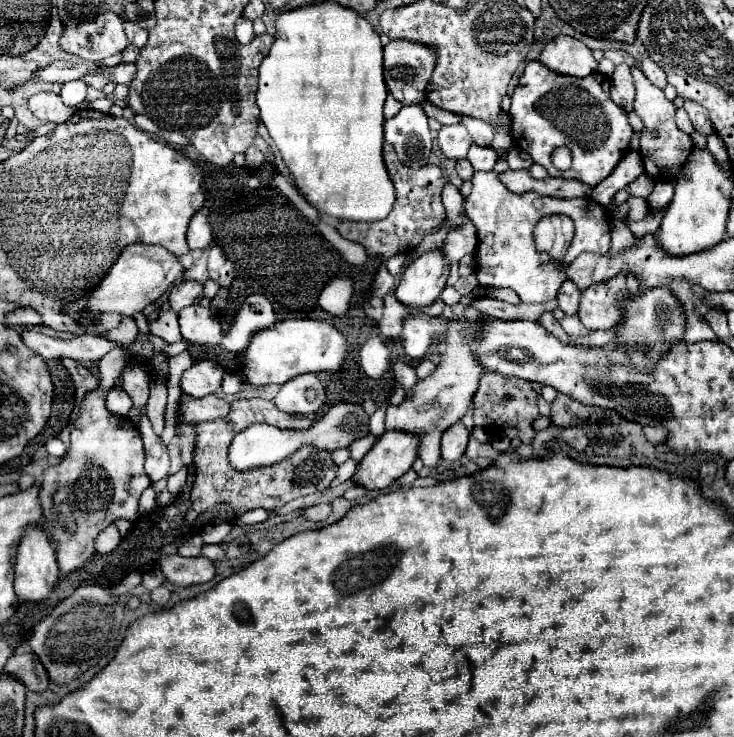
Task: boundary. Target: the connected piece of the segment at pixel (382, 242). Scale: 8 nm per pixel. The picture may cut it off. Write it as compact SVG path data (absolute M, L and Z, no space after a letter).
M384 143L384 163L396 185L396 203L394 203L390 215L384 221L374 221L374 223L340 221L336 229L344 239L360 243L368 255L380 255L384 259L390 259L394 255L414 251L428 233L432 233L436 227L442 225L444 205L440 199L440 193L442 193L442 187L446 181L444 181L442 169L438 165L424 165L420 169L406 167L404 163L398 161L396 151L388 143Z

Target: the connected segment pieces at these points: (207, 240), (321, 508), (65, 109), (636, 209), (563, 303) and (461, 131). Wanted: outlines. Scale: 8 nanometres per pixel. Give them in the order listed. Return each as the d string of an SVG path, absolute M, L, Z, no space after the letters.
M200 211L190 219L186 239L188 239L188 247L190 249L206 249L206 247L210 247L212 231L210 231L208 219Z
M312 505L312 507L308 507L308 509L304 509L304 515L308 517L308 519L312 519L312 521L322 521L322 519L326 519L328 515L332 513L332 505Z
M56 93L32 95L28 101L28 109L32 111L34 117L50 123L64 123L76 113L76 109L64 105Z
M628 197L628 219L634 219L634 221L640 221L648 215L650 207L646 205L646 199L642 197Z
M564 281L564 285L560 285L560 293L556 295L556 301L558 307L564 311L564 315L576 315L580 303L580 289L572 281Z
M442 125L438 131L438 145L448 159L464 159L472 145L472 137L462 125Z

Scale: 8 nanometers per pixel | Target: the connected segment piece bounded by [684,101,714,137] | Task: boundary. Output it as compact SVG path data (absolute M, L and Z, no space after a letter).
M686 101L686 103L684 103L684 109L686 109L686 113L688 113L688 117L690 117L690 121L692 121L692 125L694 125L694 129L696 129L698 133L702 133L702 135L706 135L706 137L714 133L714 127L712 127L712 123L710 123L708 111L706 111L702 105L698 105L696 101Z

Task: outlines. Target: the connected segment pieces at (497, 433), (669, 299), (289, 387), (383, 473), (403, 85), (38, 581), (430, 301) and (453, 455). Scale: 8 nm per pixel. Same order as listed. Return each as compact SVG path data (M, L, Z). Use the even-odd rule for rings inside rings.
M484 373L484 377L480 377L472 419L474 425L480 425L490 437L518 437L522 443L530 445L536 435L532 423L538 415L538 393L528 385L528 381L518 377L502 377L498 373Z
M668 285L640 289L636 295L624 293L618 305L622 311L622 323L616 327L616 339L618 339L616 347L626 349L636 369L640 369L642 373L652 373L652 369L656 369L656 365L662 361L668 349L676 341L680 341L686 333L684 307Z
M312 373L286 381L274 399L274 403L280 411L302 413L302 415L318 413L318 409L324 405L324 401L326 401L326 391L324 391L320 379Z
M386 431L358 463L352 479L368 489L384 489L412 467L418 449L420 437L416 433Z
M390 41L384 45L384 81L402 105L424 101L424 89L434 71L434 53L414 41Z
M28 525L16 553L14 591L20 601L42 601L60 575L54 549L42 525Z
M434 249L420 255L404 269L394 295L406 309L420 311L436 303L438 295L446 287L446 279L448 263L444 261L440 249Z
M456 423L452 427L448 427L442 435L442 459L446 461L458 461L468 445L468 429L462 423Z

